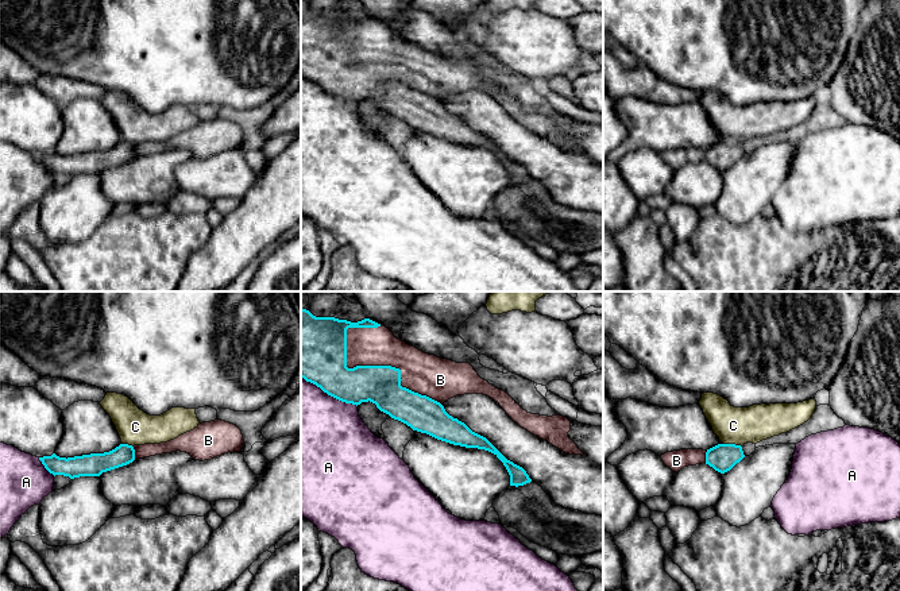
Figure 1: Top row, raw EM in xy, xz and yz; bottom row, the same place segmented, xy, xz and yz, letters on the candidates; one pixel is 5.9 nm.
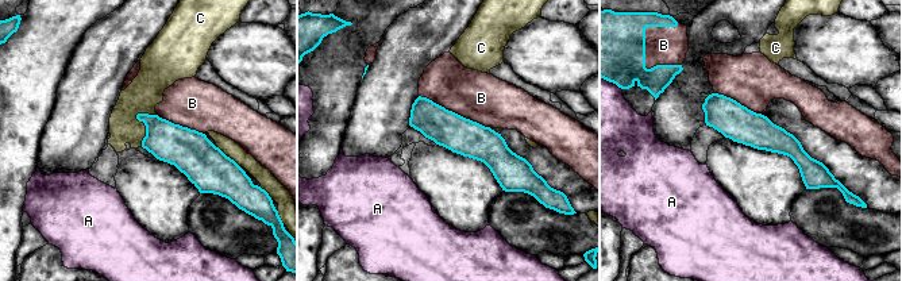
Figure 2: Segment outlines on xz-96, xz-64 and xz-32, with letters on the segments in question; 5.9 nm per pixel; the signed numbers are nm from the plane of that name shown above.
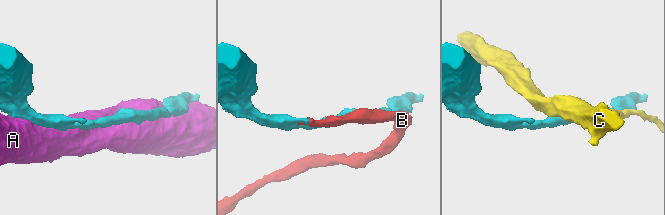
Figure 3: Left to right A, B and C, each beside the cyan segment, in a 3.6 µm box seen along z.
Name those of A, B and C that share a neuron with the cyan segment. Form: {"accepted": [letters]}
{"accepted": ["B"]}

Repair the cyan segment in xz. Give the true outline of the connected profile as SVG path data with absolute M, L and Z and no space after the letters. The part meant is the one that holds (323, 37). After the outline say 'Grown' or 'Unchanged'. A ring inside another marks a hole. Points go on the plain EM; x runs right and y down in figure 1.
M301 7L301 76L328 93L352 103L372 100L376 105L413 128L466 146L494 151L510 173L510 184L524 184L532 177L526 169L507 158L486 135L472 130L464 120L449 113L444 100L464 92L483 92L499 101L506 112L538 136L569 152L584 152L568 135L571 119L563 113L540 113L524 108L506 89L482 77L470 61L456 61L425 51L397 36L382 22L370 16L358 20L335 15L316 15Z. Grown

